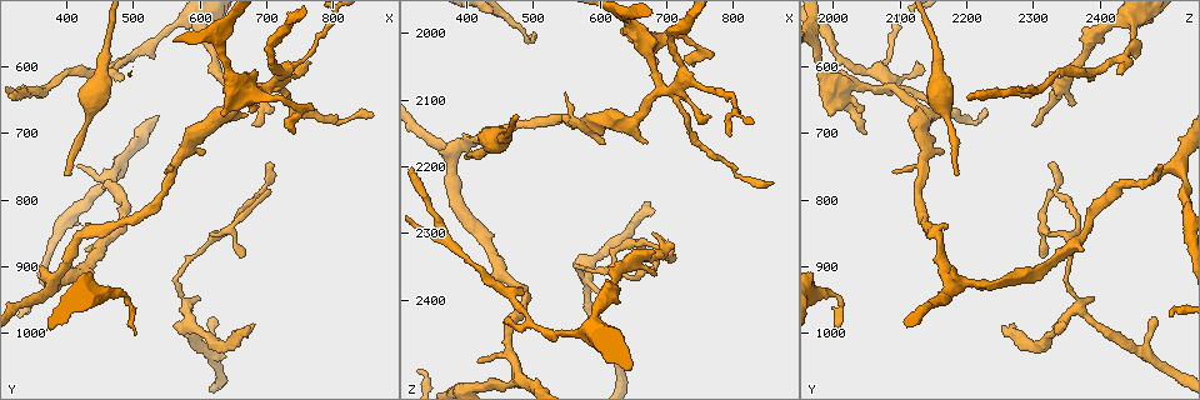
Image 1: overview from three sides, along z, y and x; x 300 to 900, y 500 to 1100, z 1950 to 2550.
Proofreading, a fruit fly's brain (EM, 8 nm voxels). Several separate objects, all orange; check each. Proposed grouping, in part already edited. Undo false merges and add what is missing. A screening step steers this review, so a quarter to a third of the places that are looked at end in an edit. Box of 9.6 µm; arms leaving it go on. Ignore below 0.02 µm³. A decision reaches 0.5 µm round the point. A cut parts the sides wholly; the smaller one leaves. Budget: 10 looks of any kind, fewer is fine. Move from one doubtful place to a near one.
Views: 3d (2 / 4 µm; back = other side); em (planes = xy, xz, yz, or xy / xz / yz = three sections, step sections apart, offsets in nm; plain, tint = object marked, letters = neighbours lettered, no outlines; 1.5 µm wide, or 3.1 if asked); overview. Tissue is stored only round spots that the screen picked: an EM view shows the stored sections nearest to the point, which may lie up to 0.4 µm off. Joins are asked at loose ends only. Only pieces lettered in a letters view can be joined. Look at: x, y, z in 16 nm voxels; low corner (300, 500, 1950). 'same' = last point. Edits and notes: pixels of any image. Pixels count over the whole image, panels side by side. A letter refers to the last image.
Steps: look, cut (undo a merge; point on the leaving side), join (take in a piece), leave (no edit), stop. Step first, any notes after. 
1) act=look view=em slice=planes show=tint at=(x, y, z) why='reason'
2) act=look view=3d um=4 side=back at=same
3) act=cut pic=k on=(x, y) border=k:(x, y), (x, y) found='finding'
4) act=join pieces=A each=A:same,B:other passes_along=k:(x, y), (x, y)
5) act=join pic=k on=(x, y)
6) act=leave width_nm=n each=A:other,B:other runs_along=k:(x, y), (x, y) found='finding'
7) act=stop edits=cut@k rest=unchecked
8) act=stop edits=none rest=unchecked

act=look view=em slice=planes show=plain at=(595, 950, 2390) why='an open end'

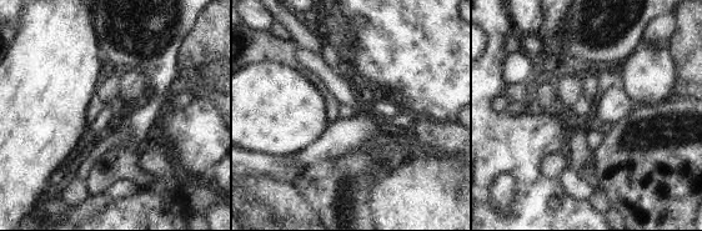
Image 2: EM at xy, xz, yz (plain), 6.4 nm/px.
act=look view=em slice=planes show=tint at=same

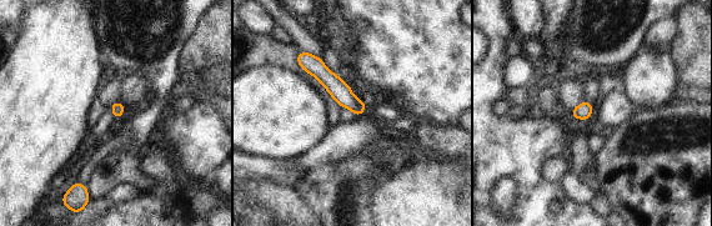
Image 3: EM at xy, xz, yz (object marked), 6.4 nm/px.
act=look view=em slice=planes show=letters at=same

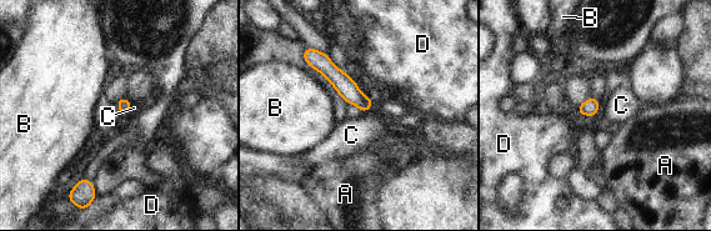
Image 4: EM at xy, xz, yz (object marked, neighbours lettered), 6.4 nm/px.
act=leave each=A:other,B:other,C:other,D:other runs_along=4:(311, 54), (357, 99), (369, 103) found='no lettered piece goes on from it'

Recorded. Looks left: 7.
act=look view=3d um=2 at=(660, 890, 2315) why='thin end'

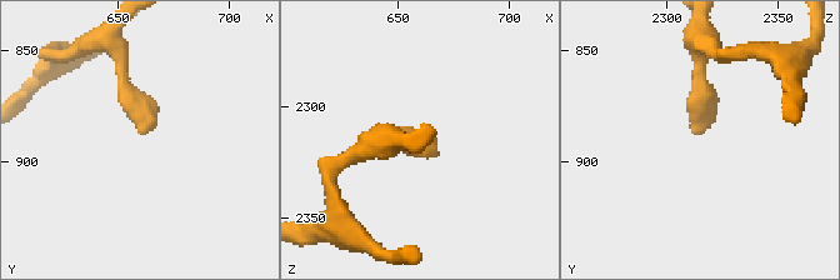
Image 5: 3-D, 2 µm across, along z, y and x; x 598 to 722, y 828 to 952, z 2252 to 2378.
act=look view=em slice=planes show=plain at=(662, 888, 2314)

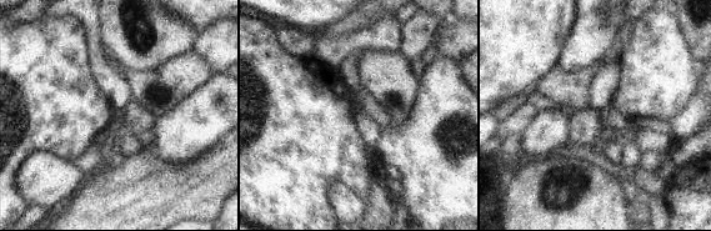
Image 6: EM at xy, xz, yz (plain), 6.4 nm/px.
act=look view=em slice=planes show=letters at=same

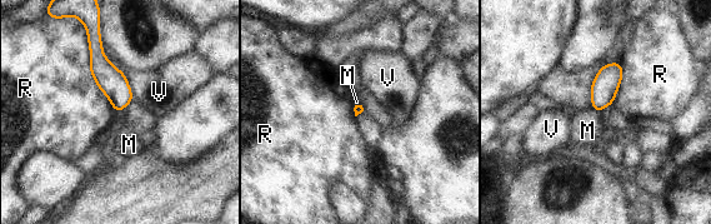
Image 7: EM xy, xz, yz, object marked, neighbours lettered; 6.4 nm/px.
act=leave each=M:other,R:other,V:other runs_along=7:(94, 41), (118, 90), (118, 108) found='no lettered piece goes on from it'

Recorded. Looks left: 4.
act=look view=3d um=4 at=(400, 765, 2190) why='tapers out'

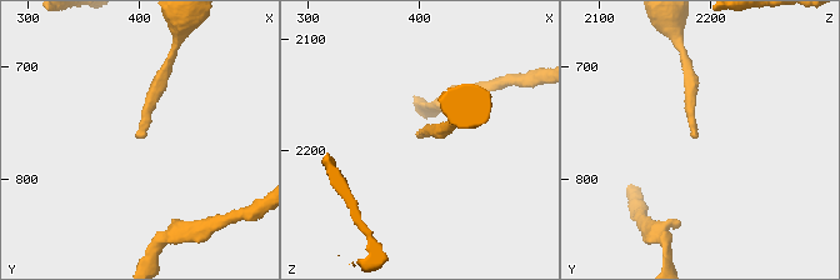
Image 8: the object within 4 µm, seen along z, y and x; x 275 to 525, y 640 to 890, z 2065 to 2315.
act=look view=em slice=planes show=plain at=(402, 760, 2188) why='need the tissue'

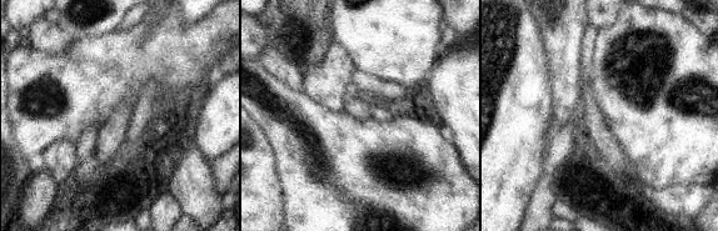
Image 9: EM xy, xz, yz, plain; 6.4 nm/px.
act=look view=em slice=planes show=letters at=same

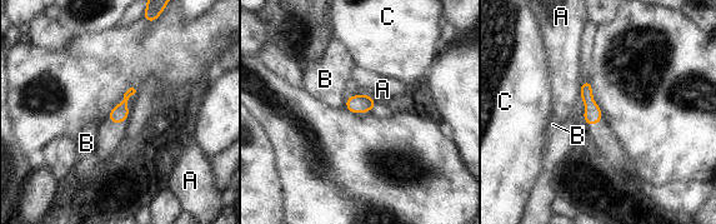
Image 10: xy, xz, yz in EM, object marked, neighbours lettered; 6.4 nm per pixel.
act=leave each=A:other,B:other,C:other found='none of them fits'

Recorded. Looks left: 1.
act=stop edits=none rest=unchecked

